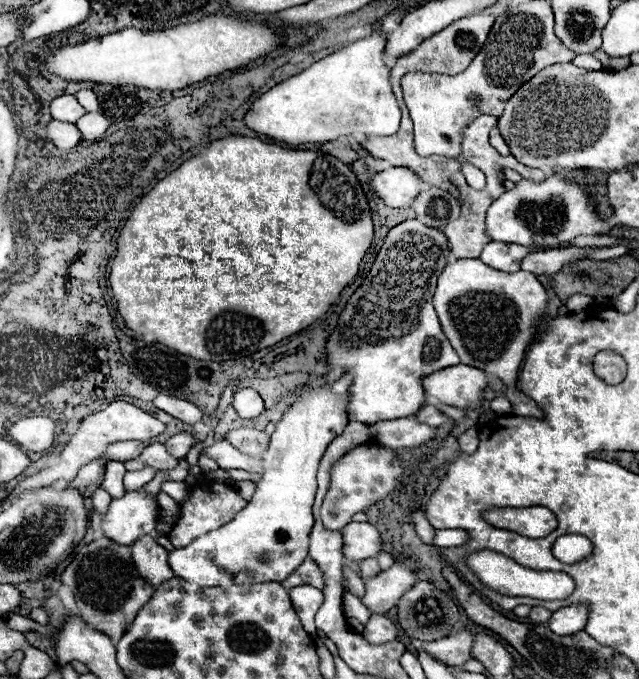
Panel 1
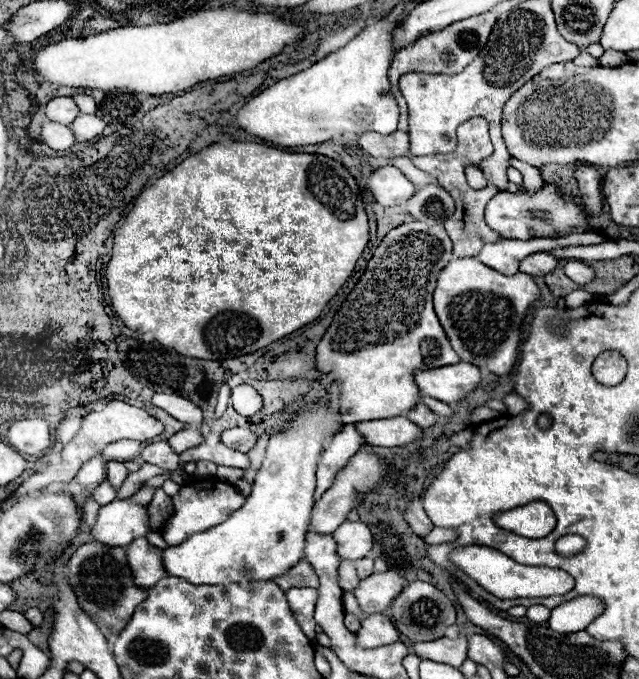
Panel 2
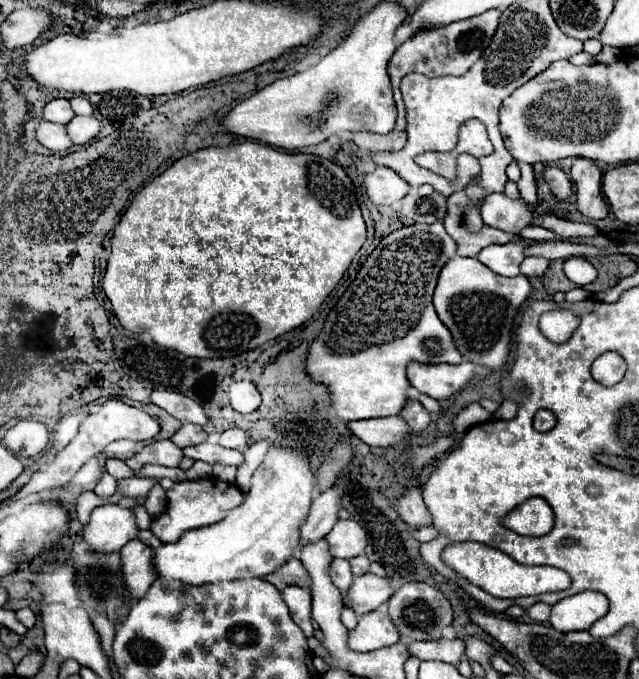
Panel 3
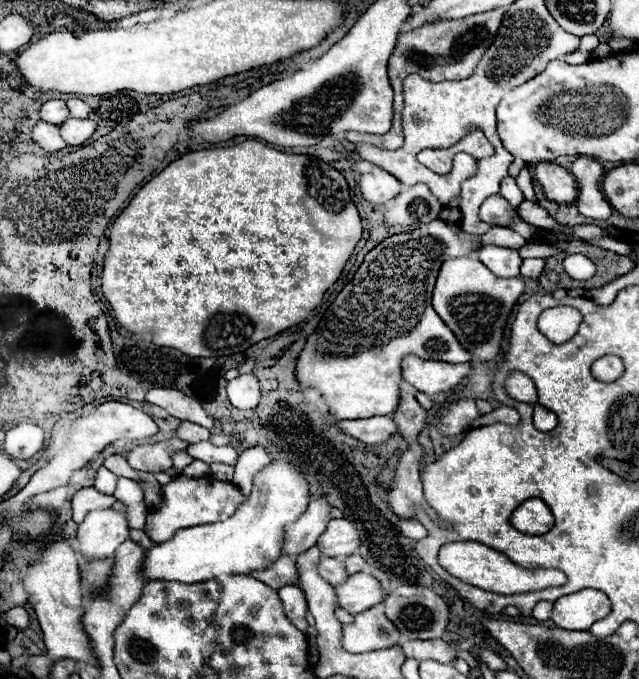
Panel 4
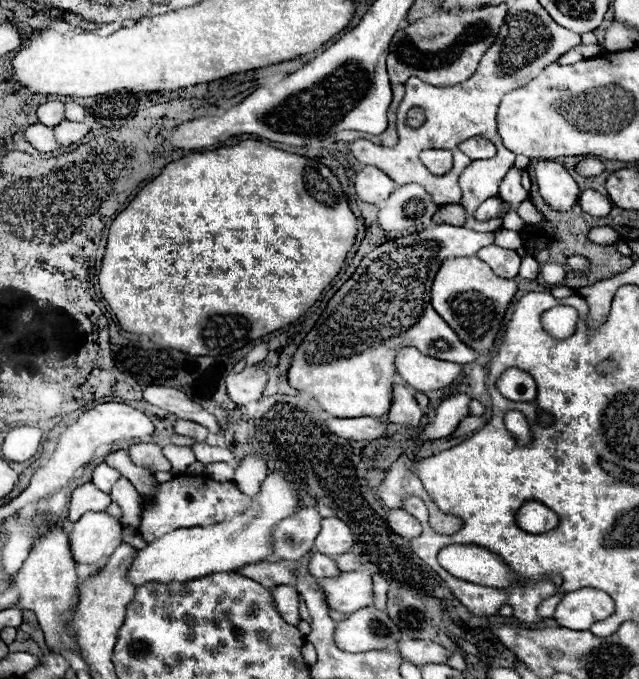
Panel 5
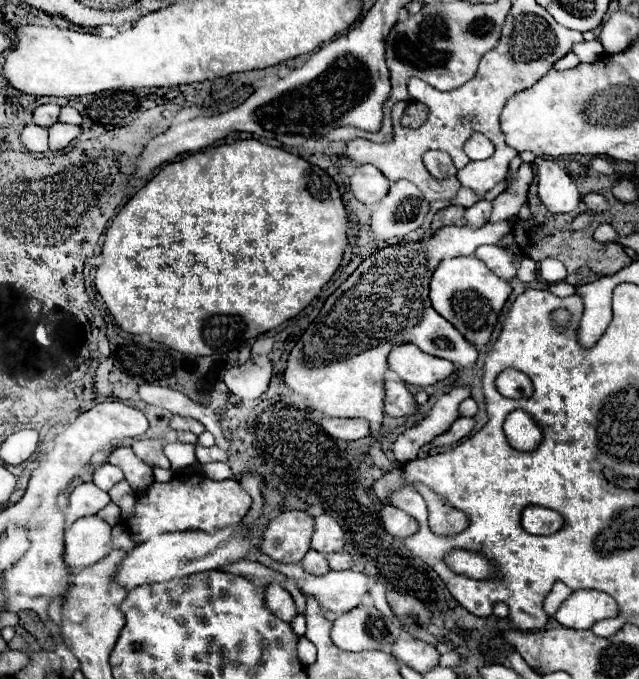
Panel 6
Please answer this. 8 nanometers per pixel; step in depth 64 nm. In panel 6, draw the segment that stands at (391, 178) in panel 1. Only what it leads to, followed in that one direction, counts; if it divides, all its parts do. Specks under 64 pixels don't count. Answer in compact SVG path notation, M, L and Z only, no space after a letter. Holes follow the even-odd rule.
M364 164L350 176L350 188L356 200L372 206L388 194L390 180L378 168Z

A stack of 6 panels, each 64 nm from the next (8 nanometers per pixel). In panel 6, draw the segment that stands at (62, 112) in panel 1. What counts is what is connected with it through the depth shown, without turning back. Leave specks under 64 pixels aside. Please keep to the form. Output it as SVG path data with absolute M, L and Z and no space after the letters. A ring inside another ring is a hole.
M42 104L34 110L34 122L40 124L40 126L46 126L50 128L52 124L58 122L58 116L60 116L60 106L58 104Z

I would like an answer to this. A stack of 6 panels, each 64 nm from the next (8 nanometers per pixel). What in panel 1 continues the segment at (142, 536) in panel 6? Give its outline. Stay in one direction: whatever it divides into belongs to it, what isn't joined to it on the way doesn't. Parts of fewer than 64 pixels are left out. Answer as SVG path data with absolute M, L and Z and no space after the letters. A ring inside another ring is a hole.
M204 482L198 484L190 490L190 498L186 502L180 504L180 518L174 526L174 530L170 532L170 540L176 548L184 548L188 544L192 544L192 540L196 540L196 536L202 536L204 532L216 530L222 524L226 524L228 520L234 520L236 512L240 512L244 506L248 504L248 500L244 500L238 492L232 490L232 486L228 484L218 484L218 482Z

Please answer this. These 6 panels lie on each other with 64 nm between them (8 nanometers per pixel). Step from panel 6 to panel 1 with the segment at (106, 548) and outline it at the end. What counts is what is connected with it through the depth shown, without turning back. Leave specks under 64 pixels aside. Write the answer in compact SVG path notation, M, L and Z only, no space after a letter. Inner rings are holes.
M142 488L114 498L102 516L102 532L116 544L134 544L144 534L152 534L158 522L158 500Z

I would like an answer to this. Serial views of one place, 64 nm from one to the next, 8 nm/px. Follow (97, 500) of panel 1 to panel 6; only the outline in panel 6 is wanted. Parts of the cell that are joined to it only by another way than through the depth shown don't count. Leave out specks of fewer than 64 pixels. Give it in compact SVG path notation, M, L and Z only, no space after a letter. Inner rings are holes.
M102 464L102 466L98 466L96 470L94 470L94 484L100 488L100 490L104 490L104 492L108 492L114 484L118 484L120 480L124 480L124 474L122 474L122 470L118 468L118 466L112 466L112 464Z

